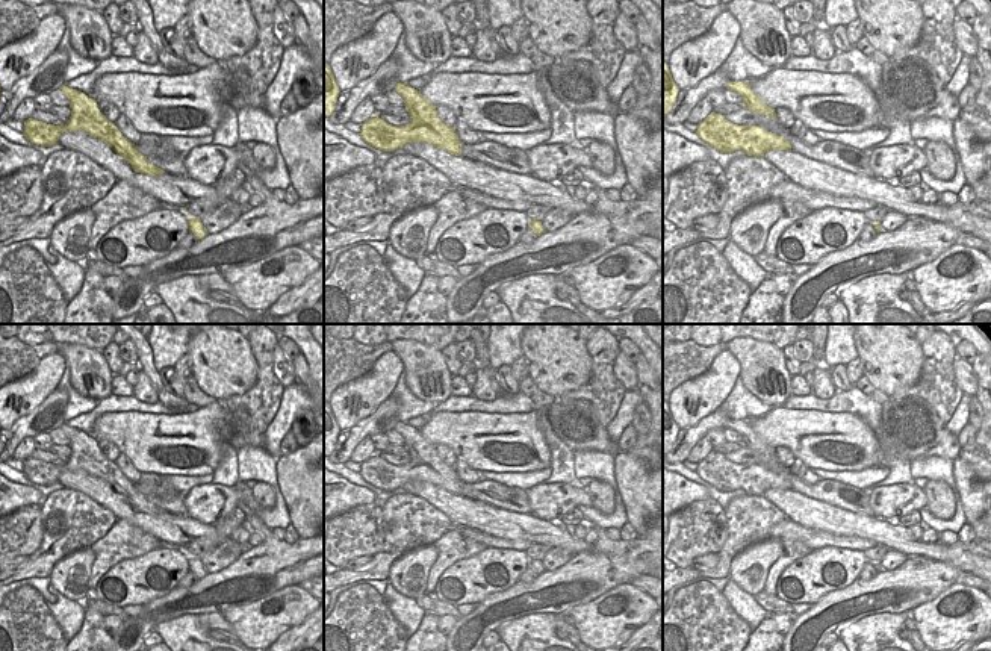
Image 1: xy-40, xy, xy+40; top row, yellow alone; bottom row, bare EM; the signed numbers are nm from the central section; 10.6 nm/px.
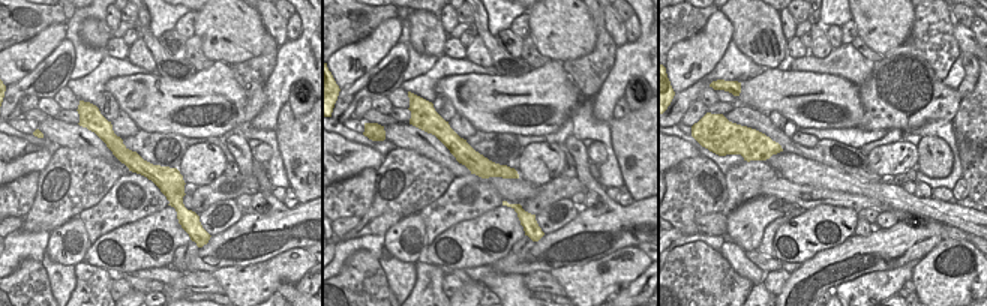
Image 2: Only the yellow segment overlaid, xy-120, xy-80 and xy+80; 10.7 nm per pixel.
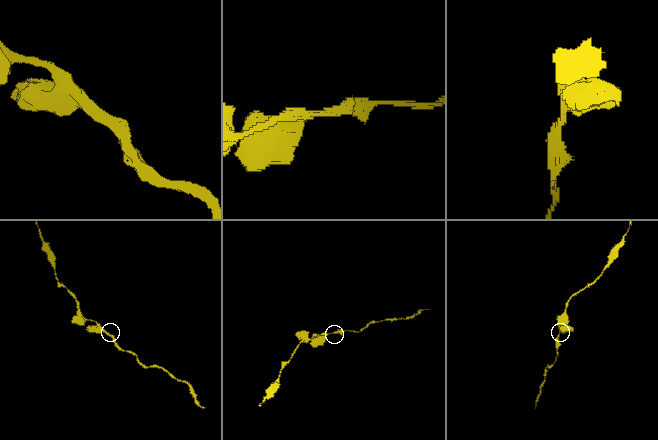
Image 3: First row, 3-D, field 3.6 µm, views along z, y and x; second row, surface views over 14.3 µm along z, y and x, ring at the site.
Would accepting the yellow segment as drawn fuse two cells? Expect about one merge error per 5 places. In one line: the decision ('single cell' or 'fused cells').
single cell

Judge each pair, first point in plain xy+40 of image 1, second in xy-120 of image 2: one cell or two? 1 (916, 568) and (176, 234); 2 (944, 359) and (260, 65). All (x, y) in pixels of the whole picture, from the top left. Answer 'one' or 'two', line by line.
1: two
2: one

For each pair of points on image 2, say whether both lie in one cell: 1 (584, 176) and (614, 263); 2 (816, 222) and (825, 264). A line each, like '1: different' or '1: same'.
1: different
2: different

